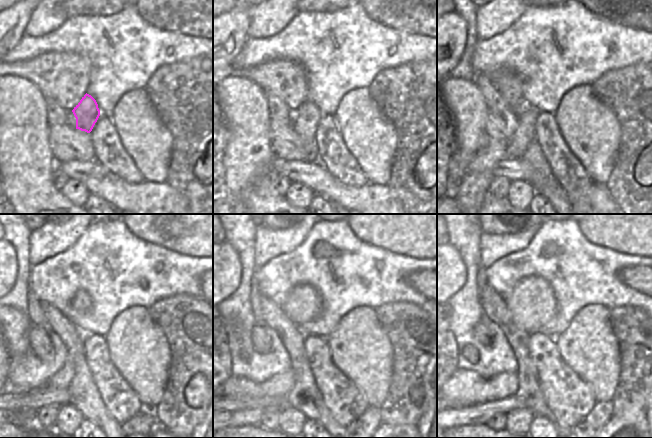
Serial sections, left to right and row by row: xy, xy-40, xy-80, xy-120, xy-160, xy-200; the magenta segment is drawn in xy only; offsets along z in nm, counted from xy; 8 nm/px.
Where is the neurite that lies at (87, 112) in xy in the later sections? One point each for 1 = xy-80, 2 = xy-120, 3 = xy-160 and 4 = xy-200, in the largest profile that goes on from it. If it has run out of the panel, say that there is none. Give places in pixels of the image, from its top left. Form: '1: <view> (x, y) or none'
1: xy-80 (526, 132)
2: xy-120 (62, 379)
3: xy-160 (281, 384)
4: xy-200 (465, 388)

